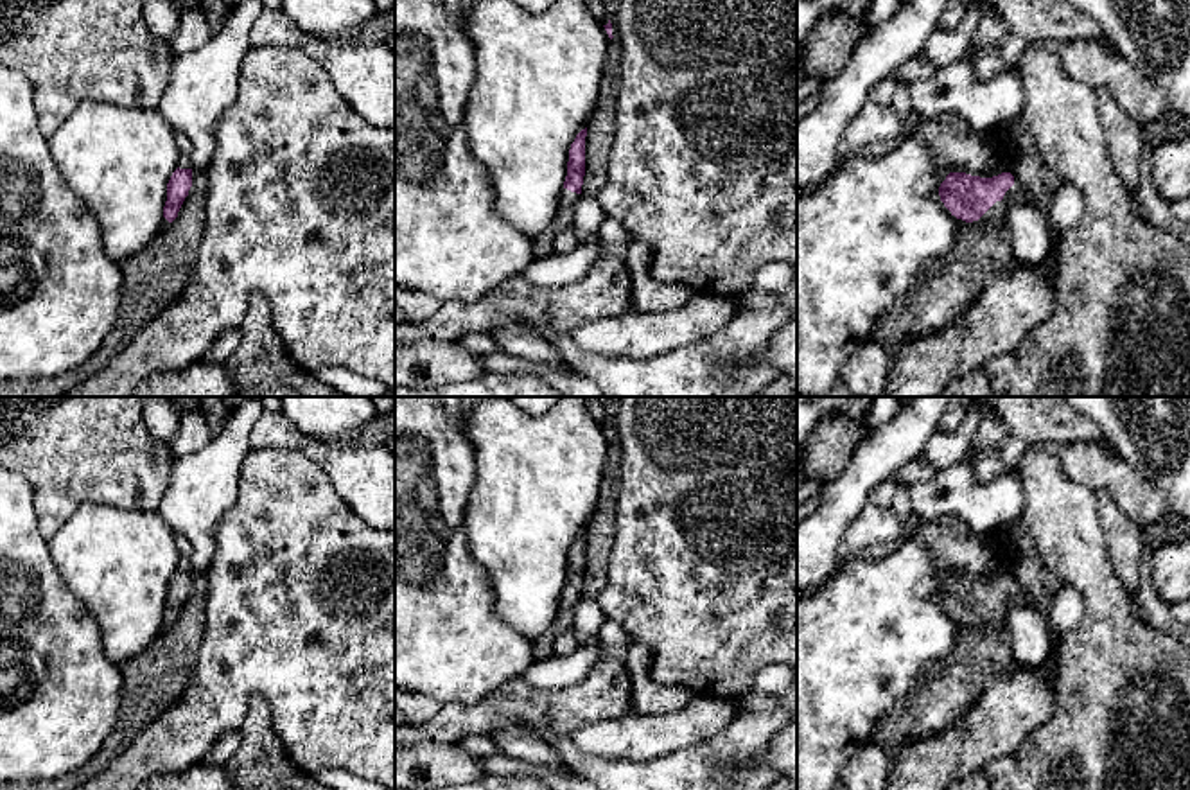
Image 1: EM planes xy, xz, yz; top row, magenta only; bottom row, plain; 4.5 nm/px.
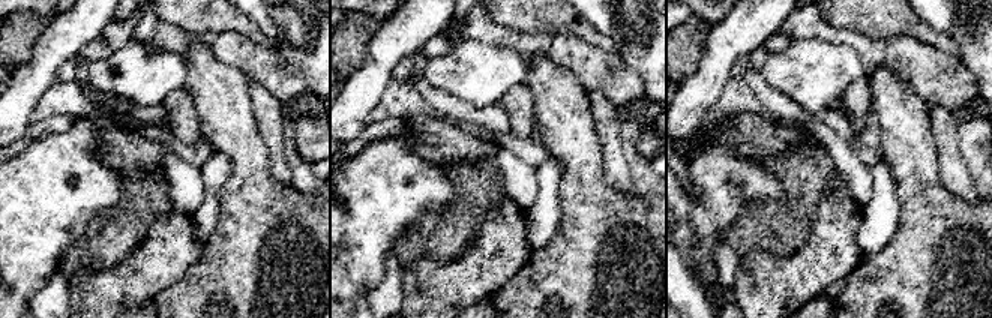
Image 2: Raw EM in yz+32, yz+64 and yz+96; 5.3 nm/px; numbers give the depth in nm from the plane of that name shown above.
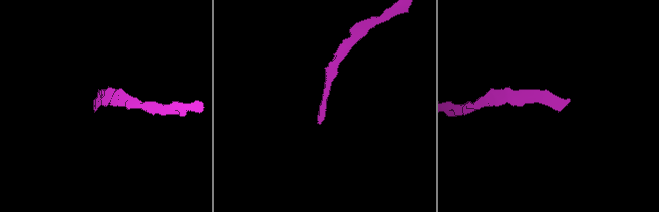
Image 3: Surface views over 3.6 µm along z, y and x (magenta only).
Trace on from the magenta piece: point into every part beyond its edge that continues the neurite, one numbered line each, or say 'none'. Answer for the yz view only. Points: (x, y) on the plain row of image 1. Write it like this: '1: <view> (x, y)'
1: yz (997, 618)

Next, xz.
1: xz (544, 647)

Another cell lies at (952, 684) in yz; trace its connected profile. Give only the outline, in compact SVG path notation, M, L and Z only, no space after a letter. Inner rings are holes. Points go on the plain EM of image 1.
M958 625L951 652L919 675L908 695L879 722L874 738L892 758L903 745L946 731L980 698L991 677L1011 673L1016 666L1007 632Z

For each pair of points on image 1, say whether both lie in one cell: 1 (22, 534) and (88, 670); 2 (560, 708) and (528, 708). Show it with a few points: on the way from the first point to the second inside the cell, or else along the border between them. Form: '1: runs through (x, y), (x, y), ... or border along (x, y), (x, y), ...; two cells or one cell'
1: runs through (38, 568), (43, 573), (47, 609), (67, 636); one cell
2: runs through (553, 708), (535, 708); one cell

